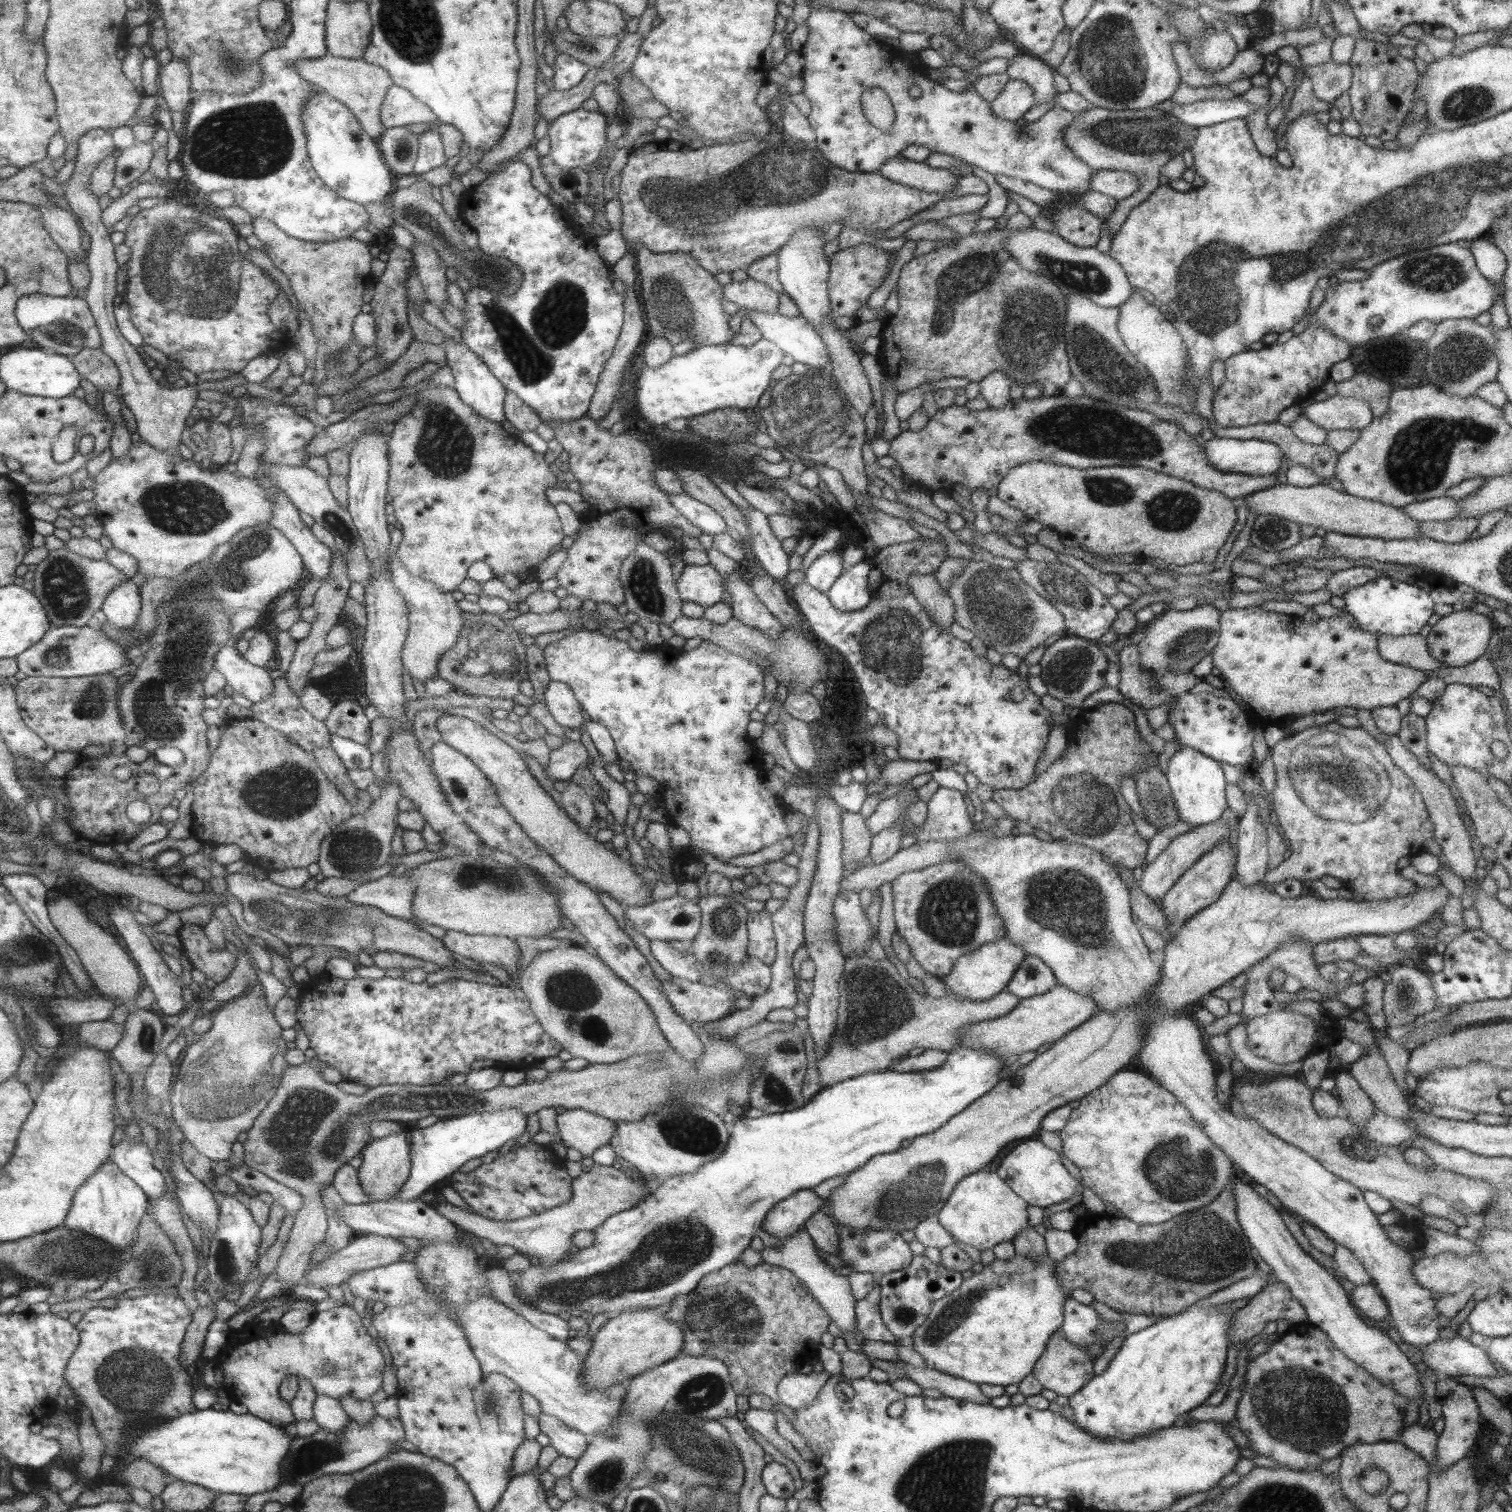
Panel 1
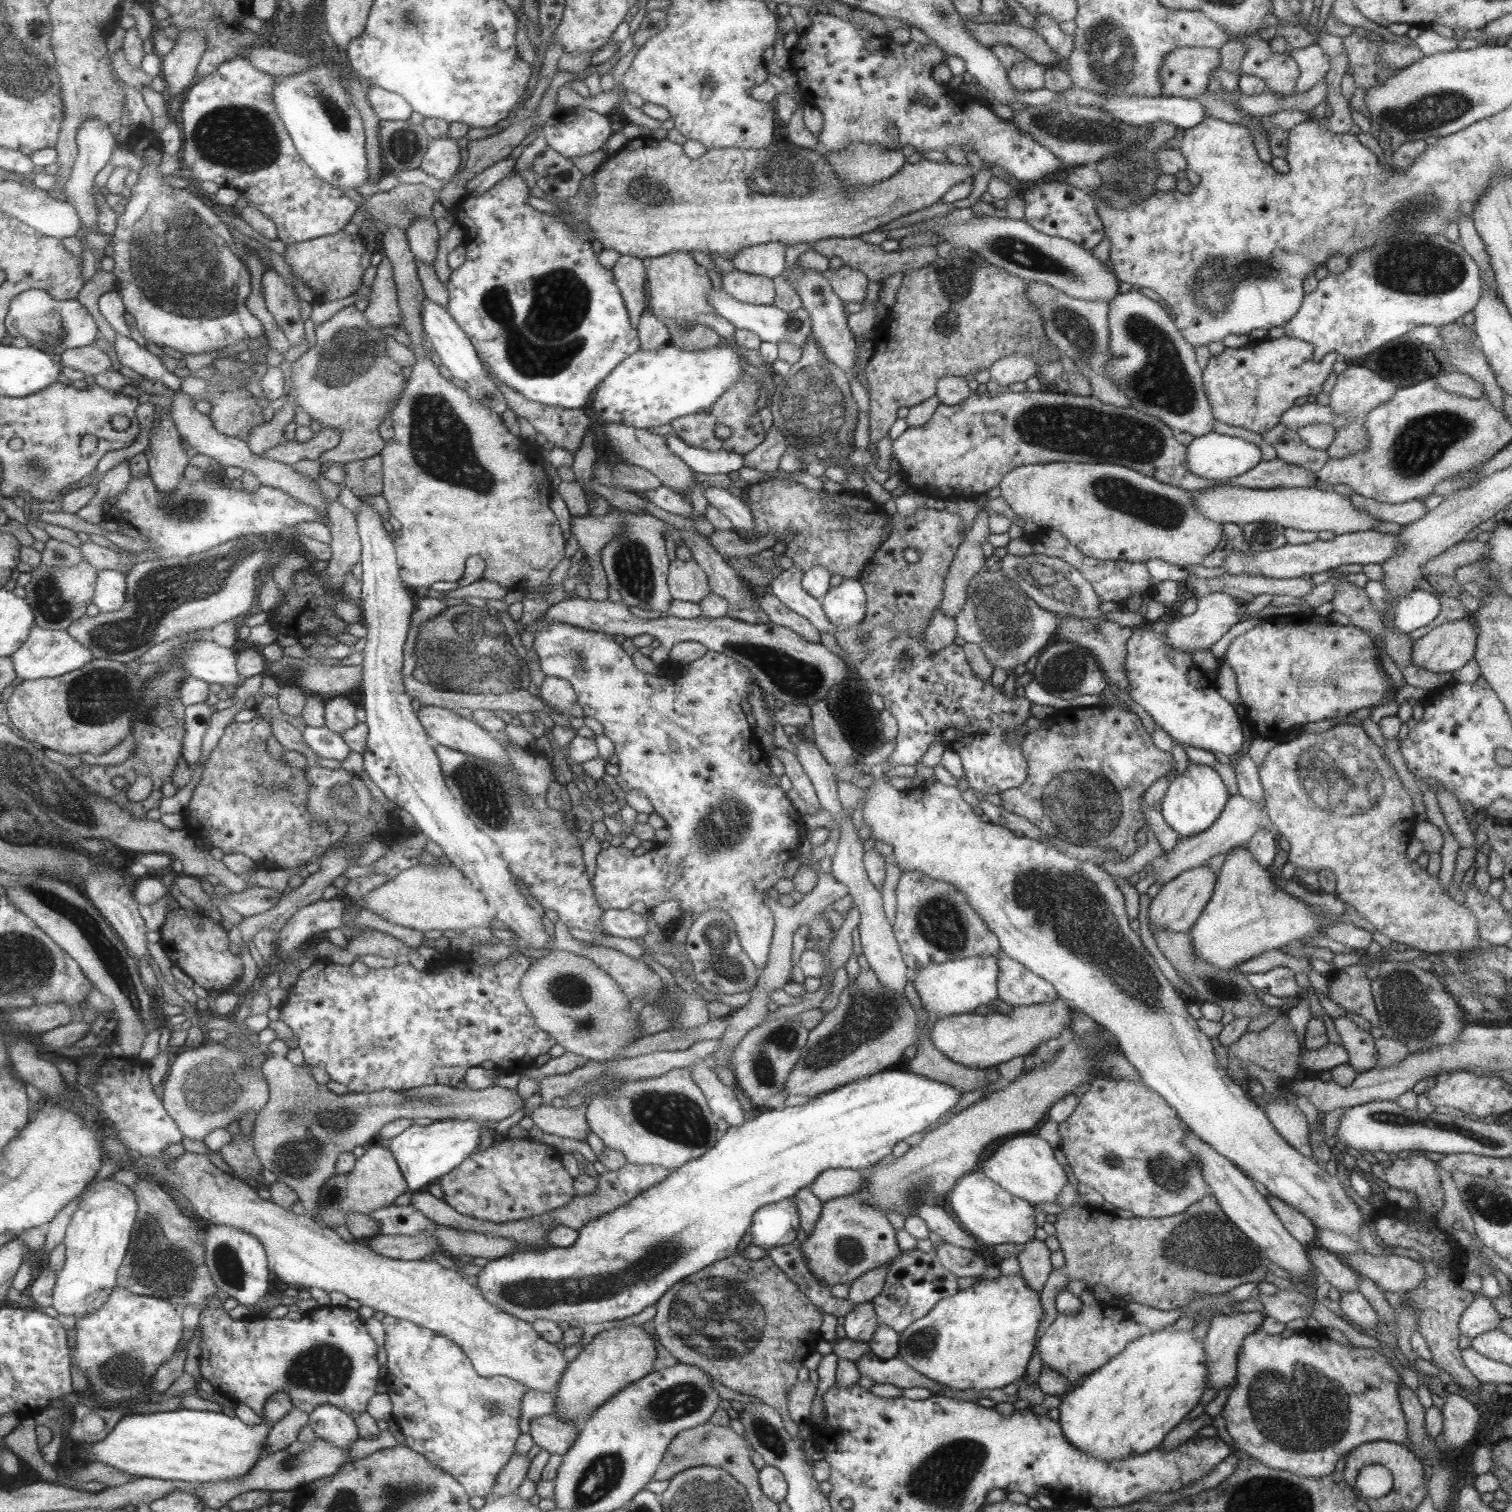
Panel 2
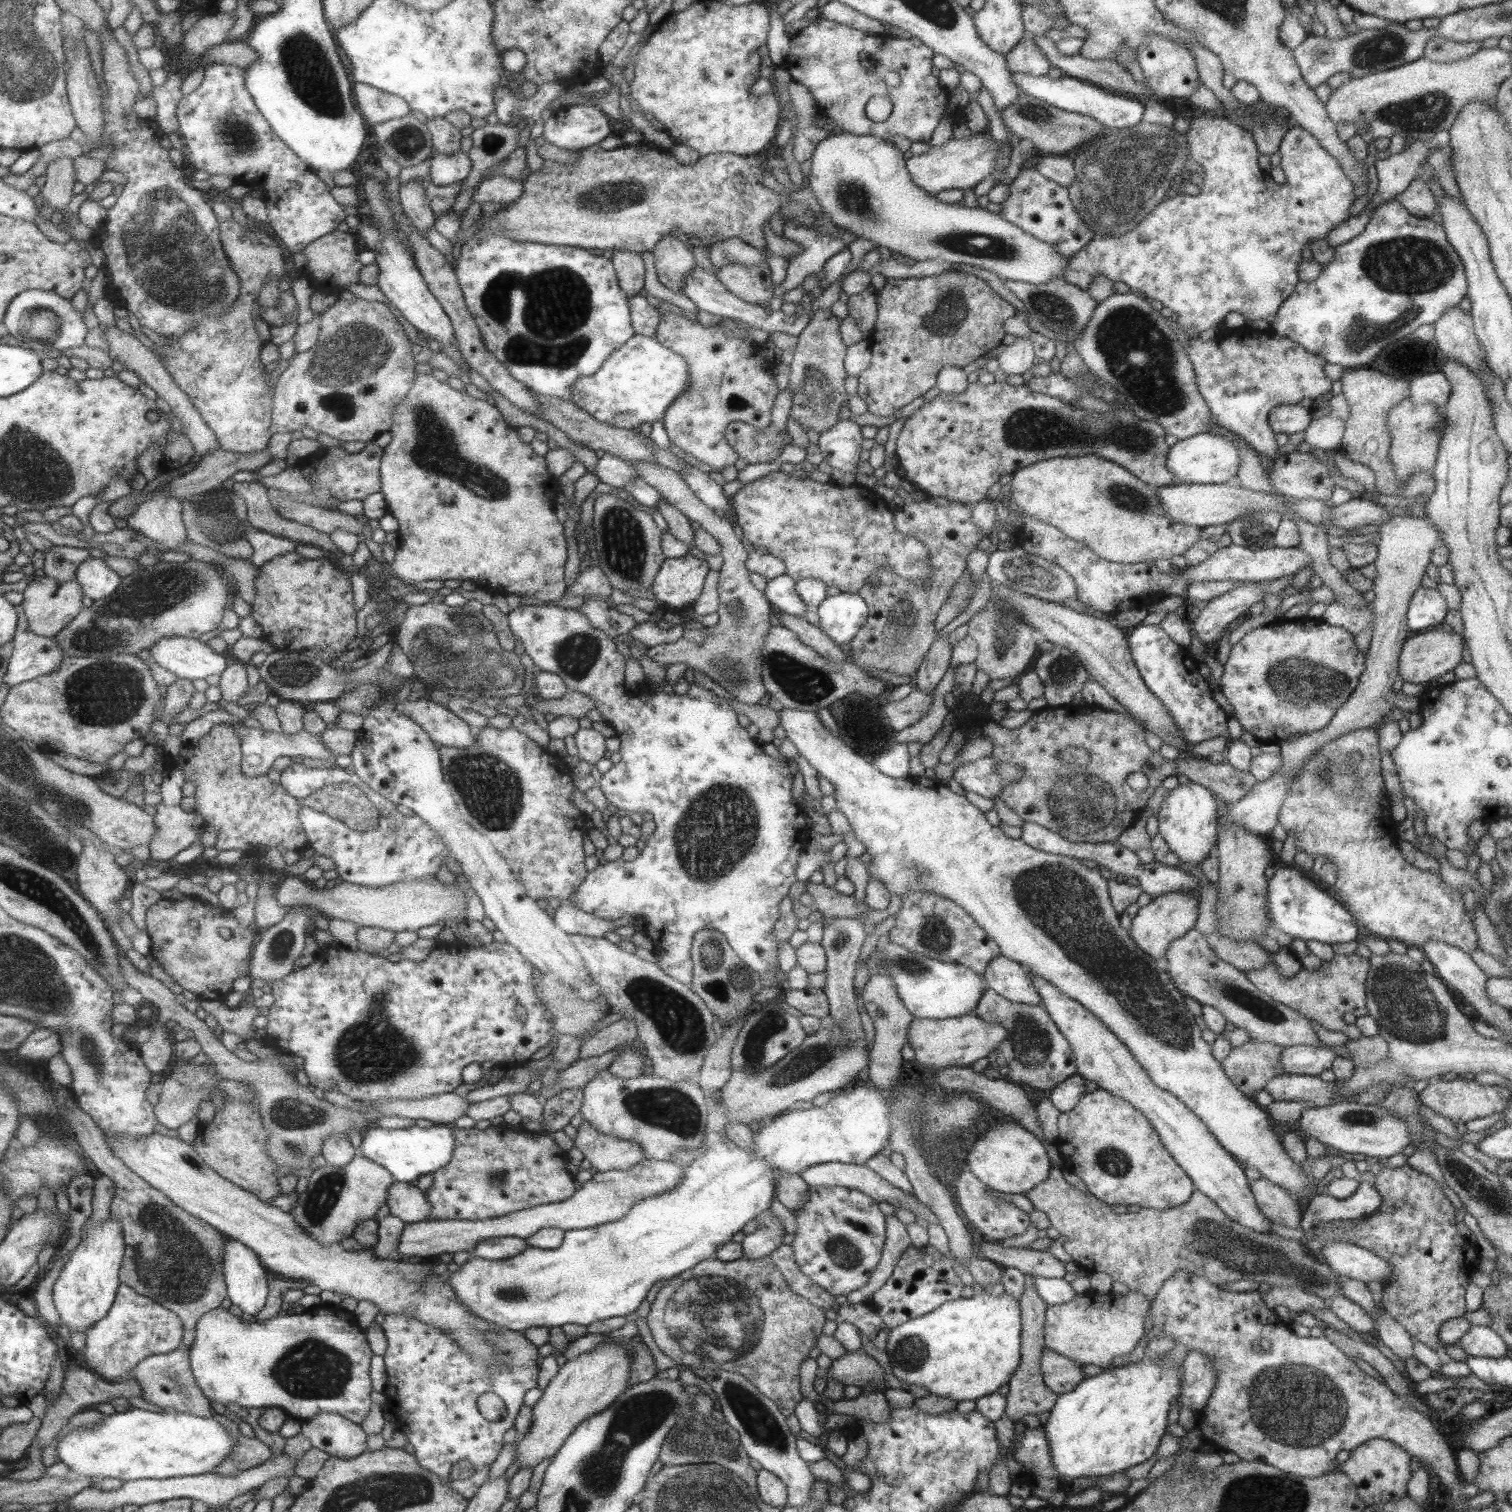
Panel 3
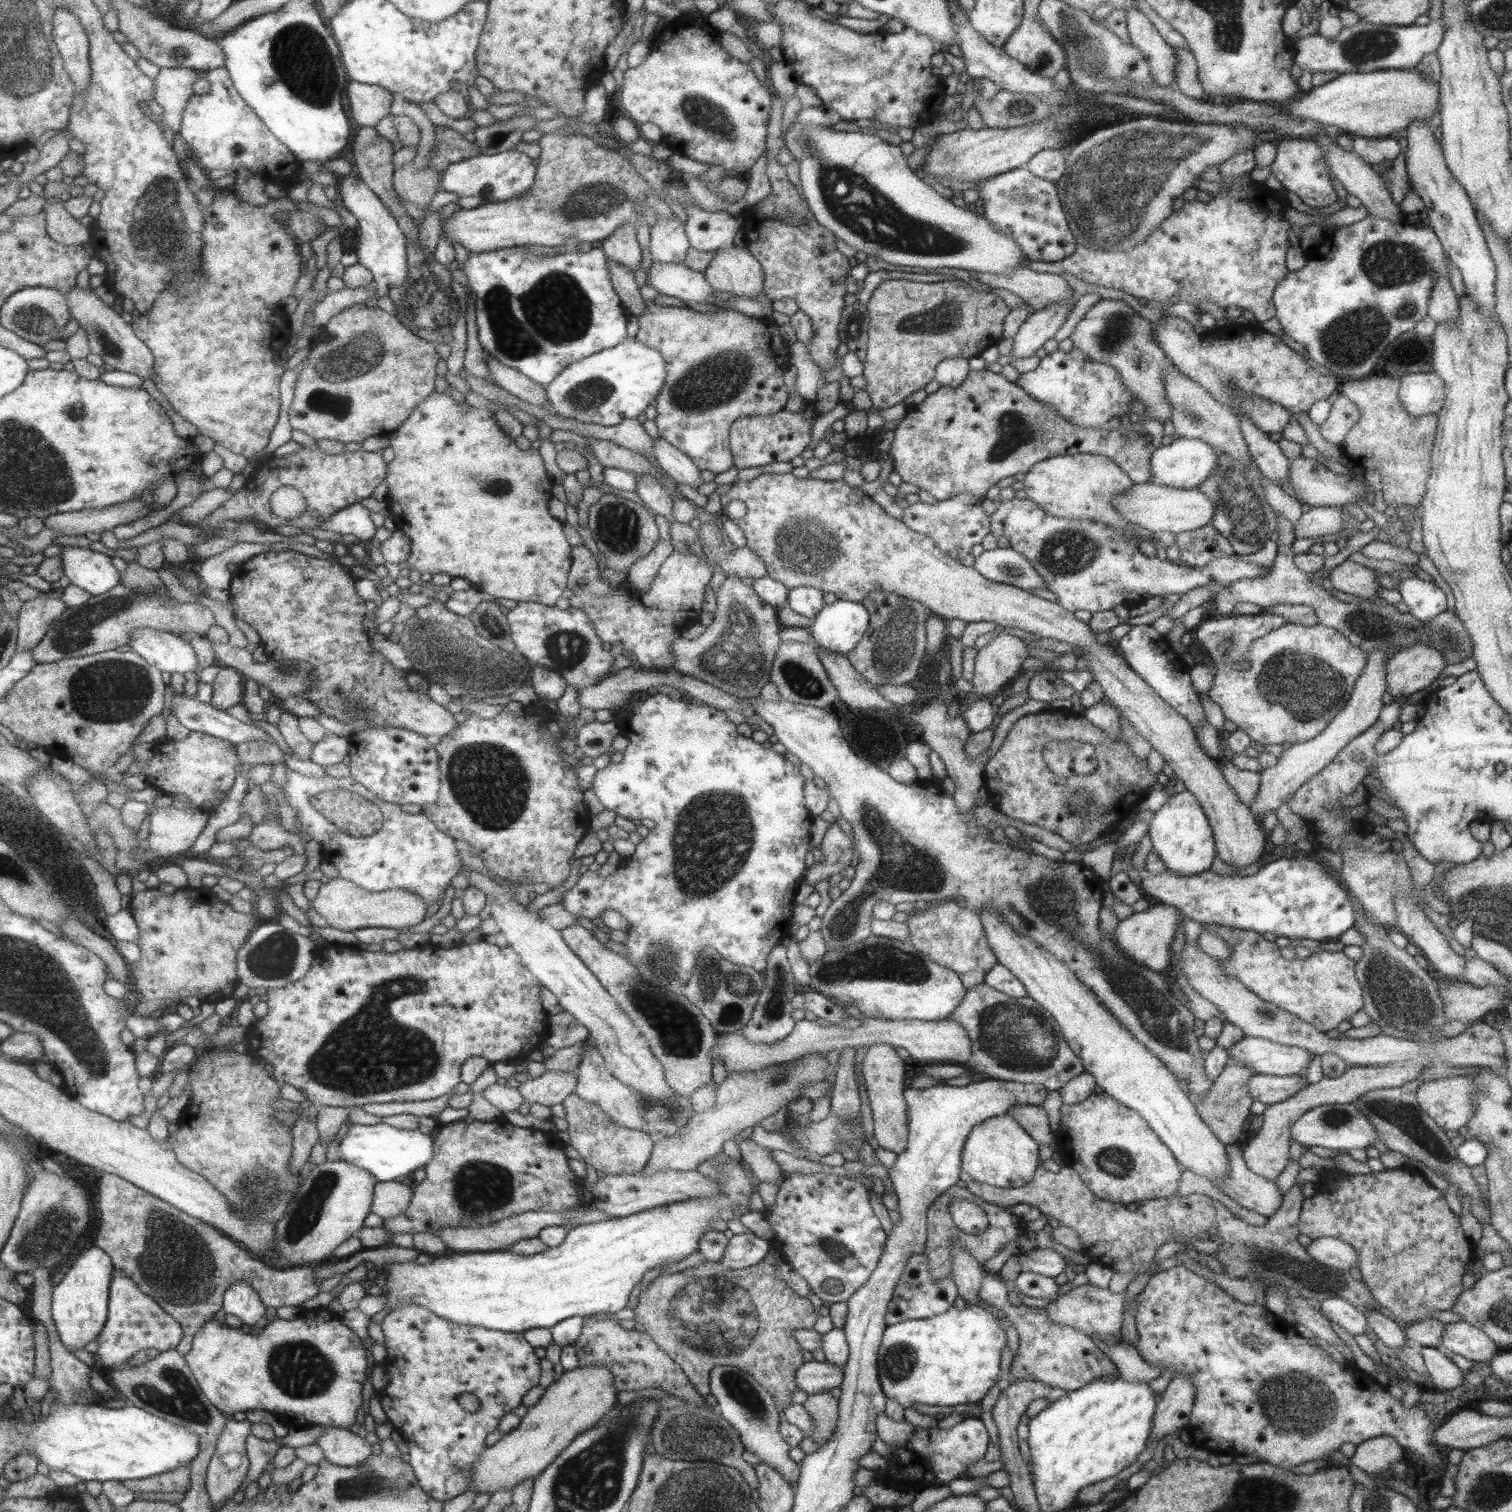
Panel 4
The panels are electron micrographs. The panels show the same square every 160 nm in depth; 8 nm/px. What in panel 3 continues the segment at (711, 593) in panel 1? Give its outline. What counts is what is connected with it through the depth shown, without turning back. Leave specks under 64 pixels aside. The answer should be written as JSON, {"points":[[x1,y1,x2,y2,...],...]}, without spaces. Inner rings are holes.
{"points":[[688,553,679,558,665,558,651,581,650,597,656,599,656,602,668,606,670,610,690,607,703,588,708,570,709,567,704,560,695,558]]}

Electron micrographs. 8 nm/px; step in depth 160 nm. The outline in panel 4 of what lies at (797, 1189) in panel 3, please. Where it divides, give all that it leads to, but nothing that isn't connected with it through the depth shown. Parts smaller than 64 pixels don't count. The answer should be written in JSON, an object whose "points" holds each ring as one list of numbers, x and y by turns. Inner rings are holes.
{"points":[[751,1138,741,1141,738,1145,741,1161,744,1161,752,1171,752,1176,757,1178,759,1182,775,1183,778,1186,787,1178,787,1175,780,1177,779,1166,773,1163,769,1149,759,1147,751,1141]]}

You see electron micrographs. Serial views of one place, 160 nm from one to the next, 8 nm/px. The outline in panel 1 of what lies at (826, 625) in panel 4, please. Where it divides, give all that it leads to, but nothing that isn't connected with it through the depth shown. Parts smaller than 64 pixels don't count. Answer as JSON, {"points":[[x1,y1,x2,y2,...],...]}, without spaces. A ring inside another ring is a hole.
{"points":[[864,557,833,581,826,595,837,610,859,610,872,599,868,589,869,567,869,559]]}

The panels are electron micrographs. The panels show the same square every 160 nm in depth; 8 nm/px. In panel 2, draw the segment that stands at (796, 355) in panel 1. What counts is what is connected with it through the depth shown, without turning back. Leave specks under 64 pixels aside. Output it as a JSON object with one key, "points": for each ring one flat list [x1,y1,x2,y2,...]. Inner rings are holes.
{"points":[[711,288,711,290,707,292,707,303,709,303,709,307,711,307,717,315,725,318,725,320,730,322,735,328,743,328,743,330,754,332,763,342,777,344,778,342,785,341,799,346,799,348,802,349,802,346,812,331,809,313,805,312,801,307,797,308,797,310,783,312,783,310,779,310,779,308,775,308,775,306,772,305,745,304,734,300,727,292,723,292,722,289,715,290,715,288]]}

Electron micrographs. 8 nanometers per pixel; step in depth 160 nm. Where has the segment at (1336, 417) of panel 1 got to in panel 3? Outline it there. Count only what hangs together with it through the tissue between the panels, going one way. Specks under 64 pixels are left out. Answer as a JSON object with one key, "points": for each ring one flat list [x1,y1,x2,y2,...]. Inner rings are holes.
{"points":[[1297,404,1277,405,1276,407,1271,408,1271,410,1268,412,1268,415,1266,416,1266,419,1268,420,1271,431,1274,434,1283,432,1284,434,1291,435,1305,431,1309,421,1311,420,1310,414,1312,412,1313,410,1311,407,1303,408]]}

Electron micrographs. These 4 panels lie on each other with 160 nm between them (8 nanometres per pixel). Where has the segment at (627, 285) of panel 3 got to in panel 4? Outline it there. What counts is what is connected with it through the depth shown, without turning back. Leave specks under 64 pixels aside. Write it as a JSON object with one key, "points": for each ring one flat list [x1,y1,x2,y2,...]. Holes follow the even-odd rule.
{"points":[[623,224,599,243,606,258,626,266,631,272,639,268,641,250,636,240,636,230,631,224]]}

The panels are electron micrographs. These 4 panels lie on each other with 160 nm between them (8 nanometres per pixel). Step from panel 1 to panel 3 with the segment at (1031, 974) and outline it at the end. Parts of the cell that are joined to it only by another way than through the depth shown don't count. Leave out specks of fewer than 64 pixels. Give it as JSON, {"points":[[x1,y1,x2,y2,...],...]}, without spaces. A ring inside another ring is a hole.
{"points":[[1001,954,996,956,989,962,982,976,985,986,1011,1002,1041,1003,1029,971,1010,958]]}

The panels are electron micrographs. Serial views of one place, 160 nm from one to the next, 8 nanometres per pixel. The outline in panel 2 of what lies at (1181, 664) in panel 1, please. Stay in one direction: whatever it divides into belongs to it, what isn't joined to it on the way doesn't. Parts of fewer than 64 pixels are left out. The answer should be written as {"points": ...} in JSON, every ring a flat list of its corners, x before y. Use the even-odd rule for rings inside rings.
{"points":[[1223,591,1212,592,1199,598,1196,600,1196,609,1192,614,1173,619,1163,631,1165,646,1171,646,1175,650,1181,650,1190,655,1196,650,1209,649,1225,635,1225,632,1229,631,1230,626,1240,620,1239,615,1235,613,1240,603,1234,596]]}

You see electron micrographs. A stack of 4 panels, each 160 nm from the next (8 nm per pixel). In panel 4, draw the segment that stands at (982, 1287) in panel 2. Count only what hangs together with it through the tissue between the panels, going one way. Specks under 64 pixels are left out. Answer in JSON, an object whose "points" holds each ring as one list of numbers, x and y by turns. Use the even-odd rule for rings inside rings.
{"points":[[977,1304,961,1309,951,1307,925,1319,902,1320,886,1325,883,1331,877,1353,877,1380,886,1399,895,1400,904,1409,912,1407,913,1402,945,1409,979,1403,998,1380,999,1357,1005,1342,1005,1327,997,1325,993,1315]]}

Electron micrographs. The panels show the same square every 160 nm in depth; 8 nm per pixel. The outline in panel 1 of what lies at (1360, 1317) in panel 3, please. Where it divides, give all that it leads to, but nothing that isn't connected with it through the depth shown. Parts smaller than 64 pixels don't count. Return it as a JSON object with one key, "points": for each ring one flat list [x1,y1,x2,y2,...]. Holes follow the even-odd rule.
{"points":[[1373,1283,1354,1286,1349,1298,1358,1314,1365,1320,1381,1321,1388,1312,1386,1302]]}

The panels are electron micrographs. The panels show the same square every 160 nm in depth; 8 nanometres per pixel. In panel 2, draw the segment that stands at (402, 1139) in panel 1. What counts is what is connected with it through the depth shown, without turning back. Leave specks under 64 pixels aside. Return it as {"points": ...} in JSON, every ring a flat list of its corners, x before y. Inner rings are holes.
{"points":[[376,1141,366,1147,366,1152,356,1161,356,1167,349,1174,338,1173,321,1188,320,1218,322,1224,336,1230,338,1226,348,1224,350,1212,370,1215,385,1206,393,1205,399,1196,409,1191,409,1186,393,1150,384,1142]]}

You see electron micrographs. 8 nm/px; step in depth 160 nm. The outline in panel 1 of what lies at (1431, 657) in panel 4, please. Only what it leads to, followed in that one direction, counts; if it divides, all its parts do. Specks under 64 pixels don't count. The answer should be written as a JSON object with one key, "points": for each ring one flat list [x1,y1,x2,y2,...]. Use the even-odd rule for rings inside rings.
{"points":[[1468,608,1442,616,1425,636,1429,655,1439,663,1449,667,1463,667,1477,660,1487,650,1491,632,1496,630,1493,620,1486,615,1469,611]]}

